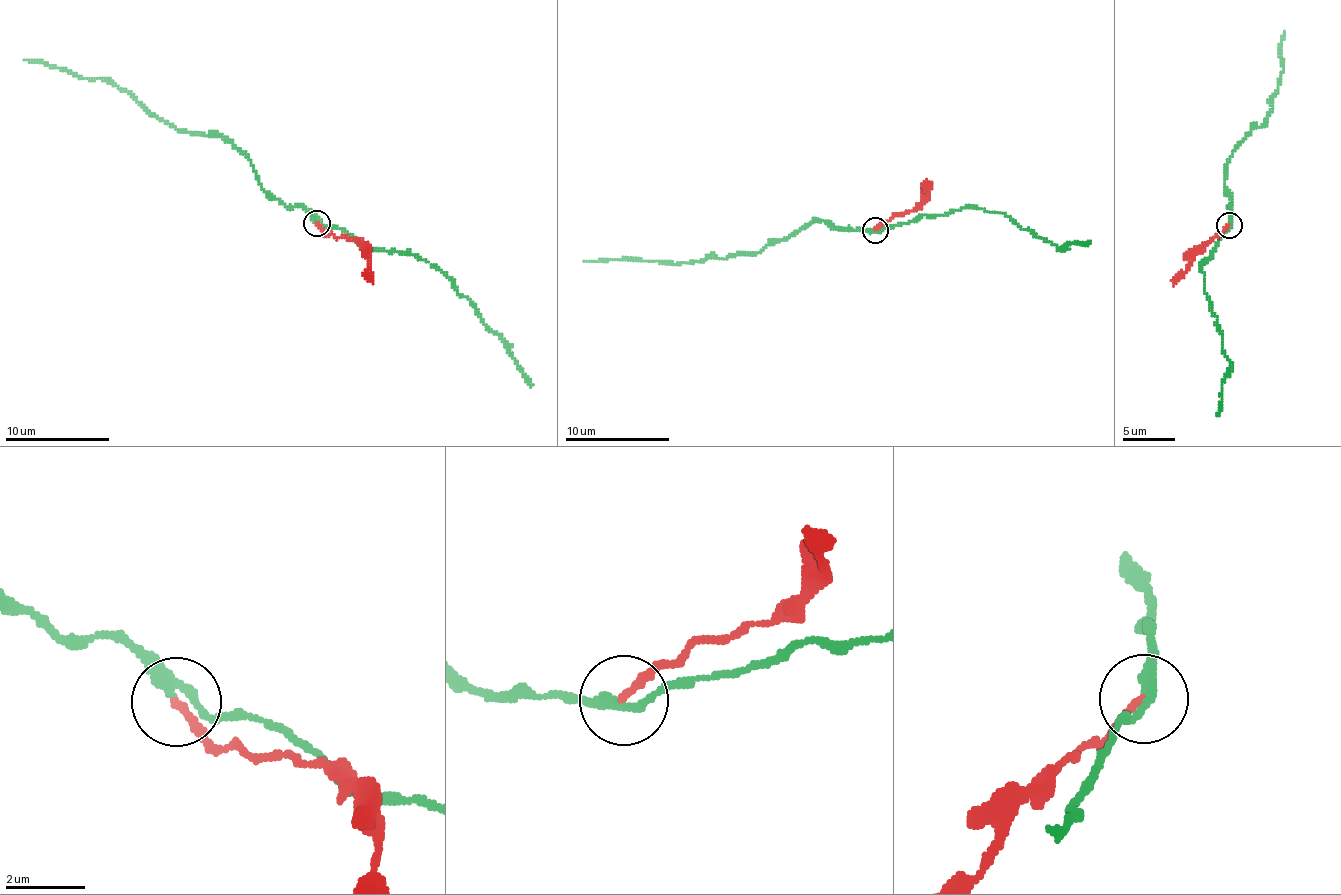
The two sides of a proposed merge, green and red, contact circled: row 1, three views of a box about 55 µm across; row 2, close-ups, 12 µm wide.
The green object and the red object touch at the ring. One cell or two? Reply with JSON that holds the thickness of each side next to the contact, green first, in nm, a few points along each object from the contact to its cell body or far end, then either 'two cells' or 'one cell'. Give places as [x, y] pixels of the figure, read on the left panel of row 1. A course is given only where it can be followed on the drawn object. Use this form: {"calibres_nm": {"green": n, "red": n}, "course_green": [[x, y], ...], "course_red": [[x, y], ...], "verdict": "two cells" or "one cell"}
{"calibres_nm": {"green": 240, "red": 190}, "course_green": [[316, 222], [261, 186], [253, 165], [230, 142], [180, 132], [99, 78], [24, 59]], "course_red": [[316, 222], [326, 234], [355, 238], [363, 247], [373, 284]], "verdict": "two cells"}

